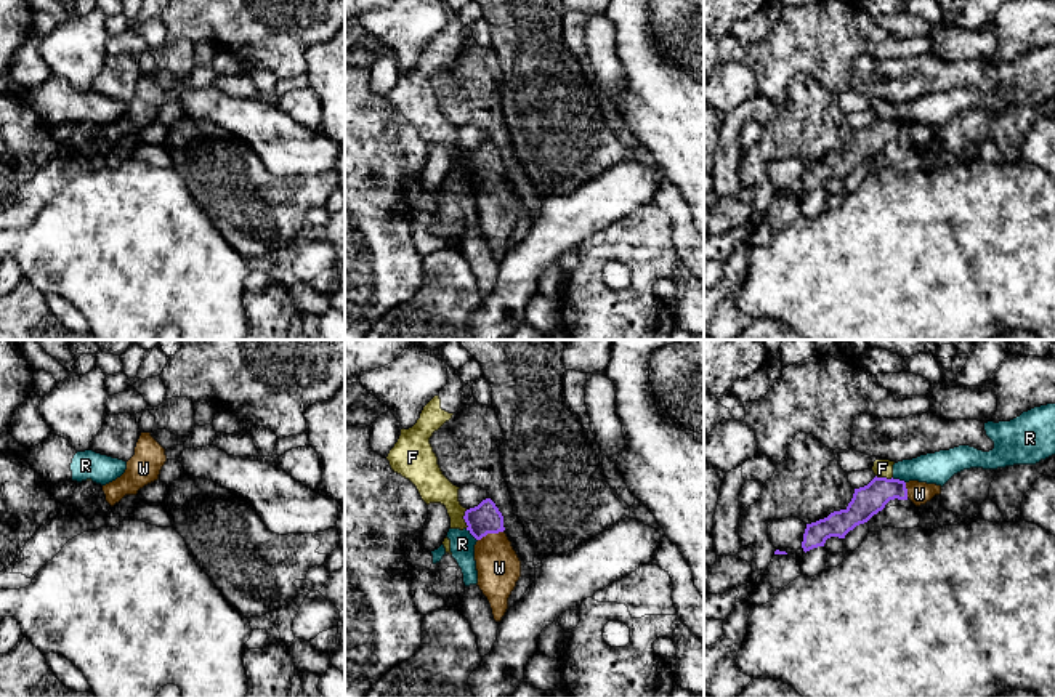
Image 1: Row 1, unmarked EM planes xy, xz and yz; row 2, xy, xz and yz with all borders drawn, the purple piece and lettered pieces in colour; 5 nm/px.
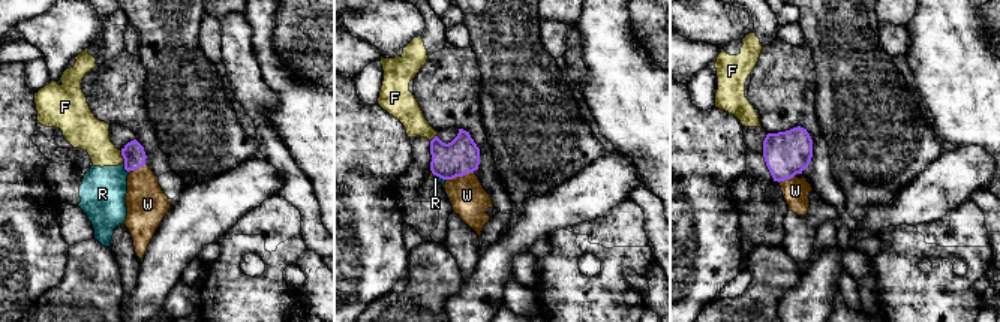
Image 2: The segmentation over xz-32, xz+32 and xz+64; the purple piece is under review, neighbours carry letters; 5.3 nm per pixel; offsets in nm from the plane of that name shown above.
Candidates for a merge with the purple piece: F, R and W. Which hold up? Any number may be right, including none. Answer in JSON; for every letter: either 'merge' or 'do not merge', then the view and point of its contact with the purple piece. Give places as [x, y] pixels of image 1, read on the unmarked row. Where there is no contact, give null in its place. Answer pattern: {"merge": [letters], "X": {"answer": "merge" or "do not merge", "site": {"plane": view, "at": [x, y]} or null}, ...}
{"merge": ["W"], "F": {"answer": "do not merge", "site": {"plane": "xz", "at": [465, 161]}}, "R": {"answer": "do not merge", "site": {"plane": "xz", "at": [472, 175]}}, "W": {"answer": "merge", "site": {"plane": "xz", "at": [489, 173]}}}

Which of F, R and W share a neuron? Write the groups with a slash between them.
F R / W

